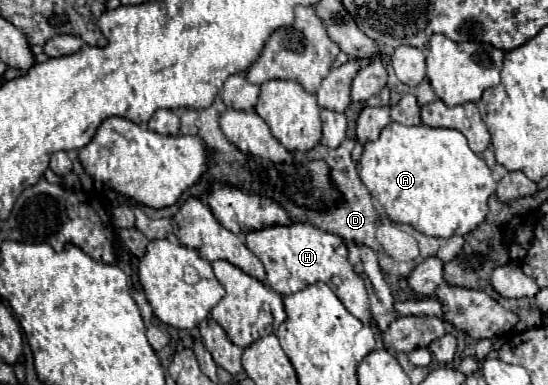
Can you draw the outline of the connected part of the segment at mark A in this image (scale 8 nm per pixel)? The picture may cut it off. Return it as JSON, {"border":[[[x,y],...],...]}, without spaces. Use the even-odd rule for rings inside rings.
{"border":[[[390,123],[382,129],[376,141],[364,145],[360,157],[360,179],[368,191],[380,201],[386,215],[394,223],[408,223],[428,237],[450,239],[452,235],[466,235],[476,229],[488,213],[488,197],[496,191],[496,181],[484,159],[466,143],[466,137],[454,129],[434,129],[428,125],[406,127],[402,123]]]}

